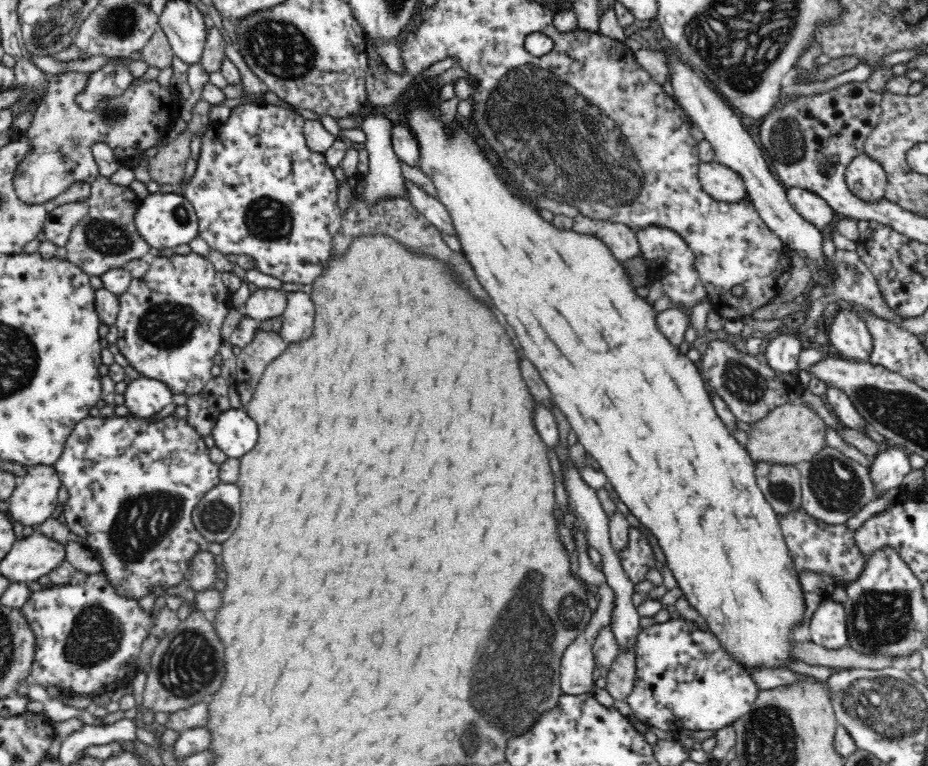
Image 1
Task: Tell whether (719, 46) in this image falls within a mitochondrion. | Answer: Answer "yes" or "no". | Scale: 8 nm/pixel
yes

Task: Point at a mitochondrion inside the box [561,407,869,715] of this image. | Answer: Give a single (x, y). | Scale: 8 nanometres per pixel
(836, 487)

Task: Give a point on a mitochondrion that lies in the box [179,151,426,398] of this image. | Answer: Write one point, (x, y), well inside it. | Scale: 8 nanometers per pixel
(270, 220)

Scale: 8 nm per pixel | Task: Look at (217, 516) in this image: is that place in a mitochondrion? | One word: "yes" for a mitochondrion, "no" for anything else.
yes

